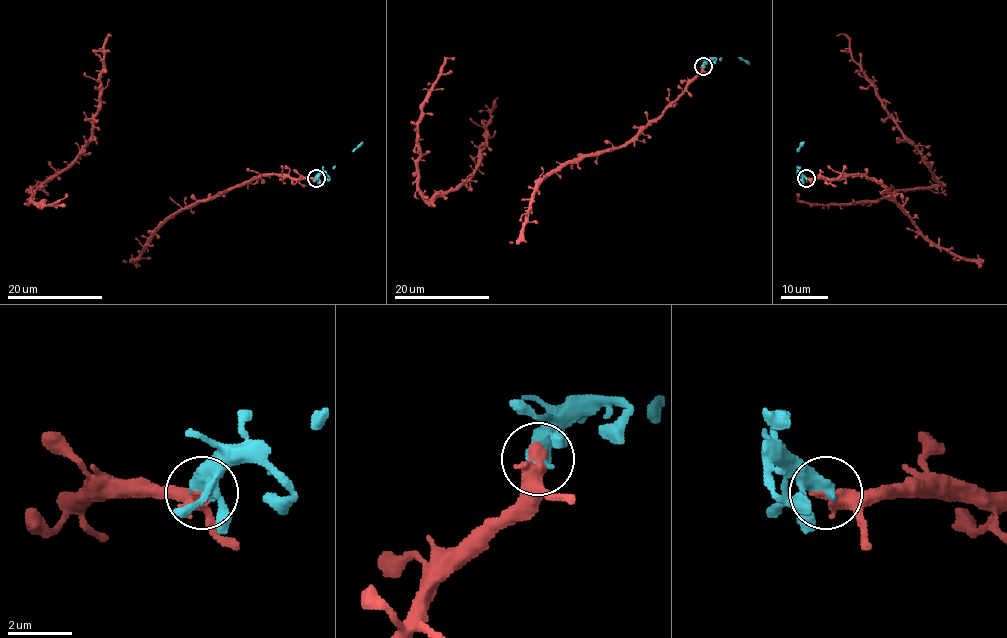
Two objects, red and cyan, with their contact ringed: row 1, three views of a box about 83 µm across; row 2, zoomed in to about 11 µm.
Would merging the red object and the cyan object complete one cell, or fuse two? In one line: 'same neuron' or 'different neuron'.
same neuron

